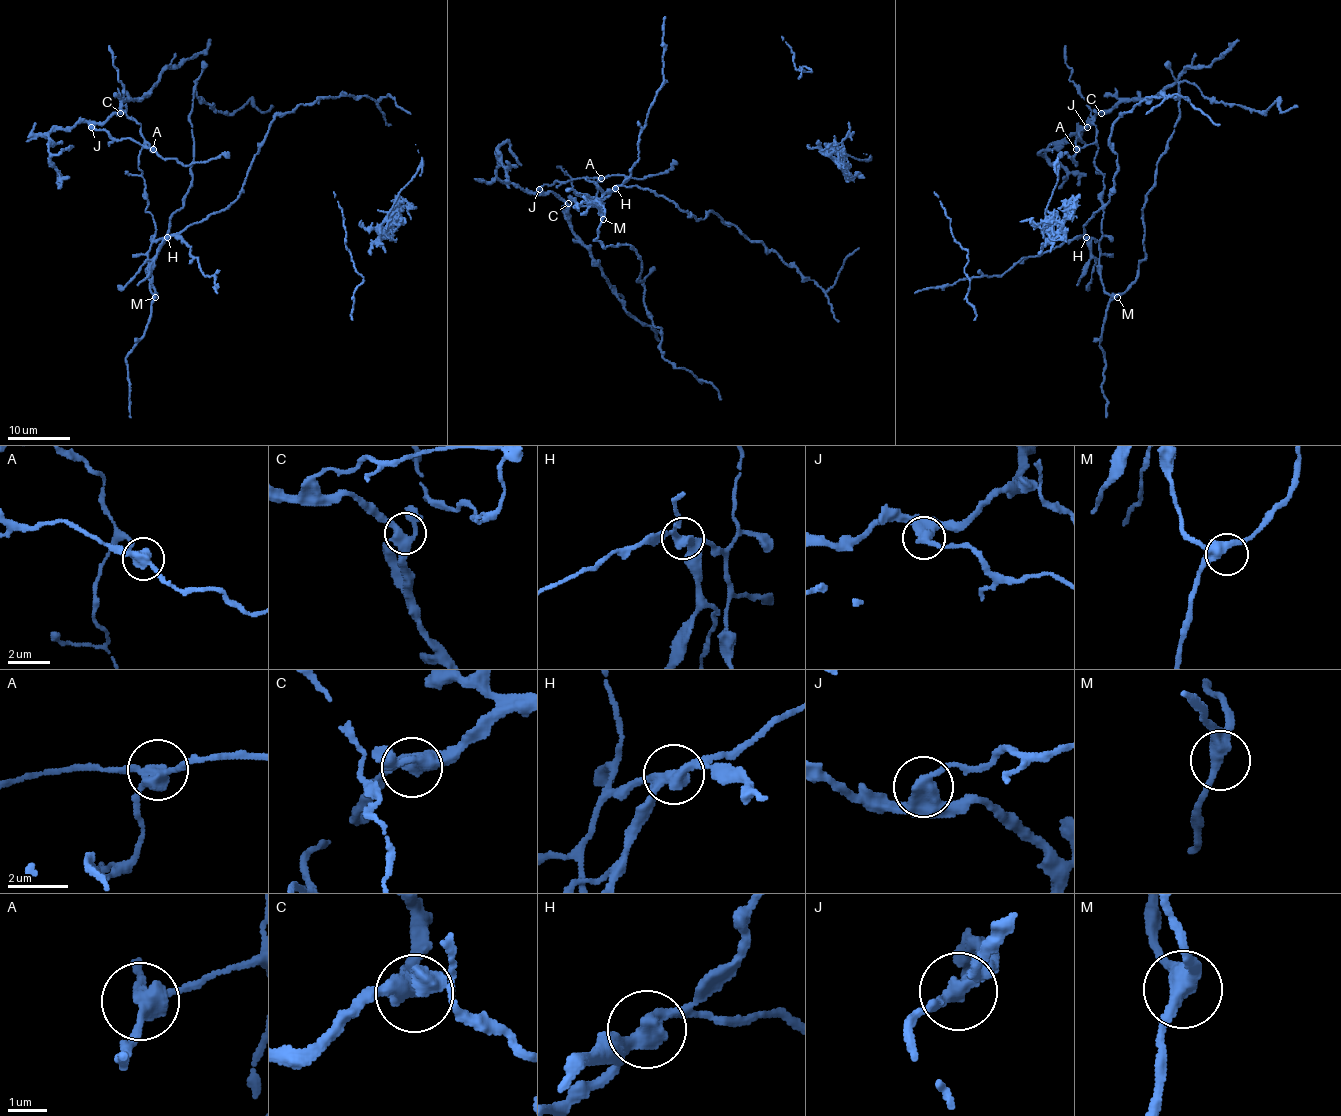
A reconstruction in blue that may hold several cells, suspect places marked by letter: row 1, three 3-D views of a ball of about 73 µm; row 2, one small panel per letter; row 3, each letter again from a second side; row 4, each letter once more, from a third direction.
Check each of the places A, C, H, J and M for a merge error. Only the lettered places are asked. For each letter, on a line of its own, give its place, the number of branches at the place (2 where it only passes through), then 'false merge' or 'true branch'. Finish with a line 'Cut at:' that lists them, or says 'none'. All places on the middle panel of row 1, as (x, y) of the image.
A: place (601, 178); branches 3; false merge
C: place (568, 203); branches 3; true branch
H: place (615, 188); branches 3; false merge
J: place (539, 189); branches 2; false merge
M: place (603, 219); branches 3; true branch
Cut at: A, H, J

